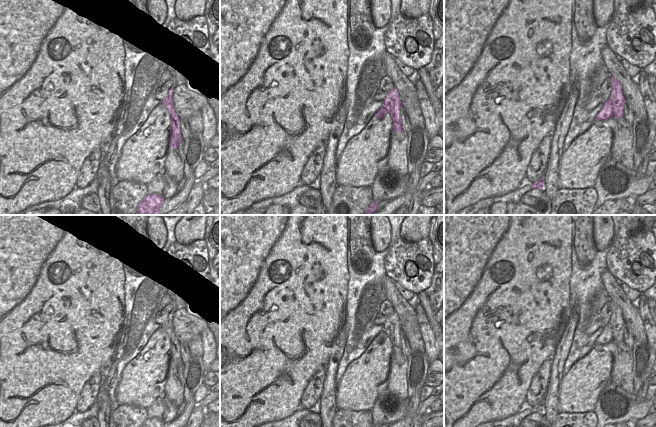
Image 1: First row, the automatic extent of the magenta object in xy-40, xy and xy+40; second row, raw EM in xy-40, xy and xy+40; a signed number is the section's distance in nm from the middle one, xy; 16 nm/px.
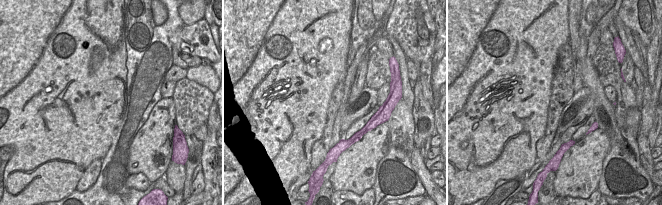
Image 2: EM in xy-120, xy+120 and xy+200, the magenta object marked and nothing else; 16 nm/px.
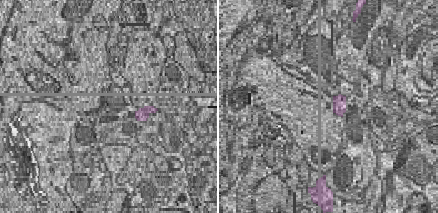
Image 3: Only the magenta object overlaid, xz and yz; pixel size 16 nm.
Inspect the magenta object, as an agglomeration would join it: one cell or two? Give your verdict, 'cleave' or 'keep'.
cleave

